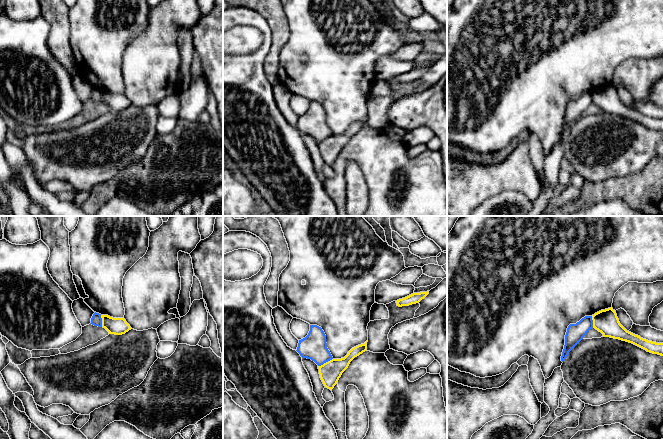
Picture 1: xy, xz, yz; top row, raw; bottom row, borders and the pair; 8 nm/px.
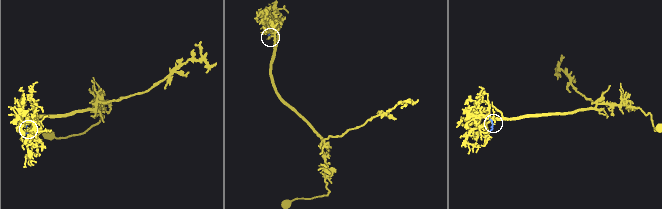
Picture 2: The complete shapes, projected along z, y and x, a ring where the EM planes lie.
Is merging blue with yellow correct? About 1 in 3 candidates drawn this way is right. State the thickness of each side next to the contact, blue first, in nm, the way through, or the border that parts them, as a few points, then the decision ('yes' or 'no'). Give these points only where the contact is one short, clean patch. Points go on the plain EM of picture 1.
calibres 200 and 170 nm; border xz (332, 134), (318, 142); no

